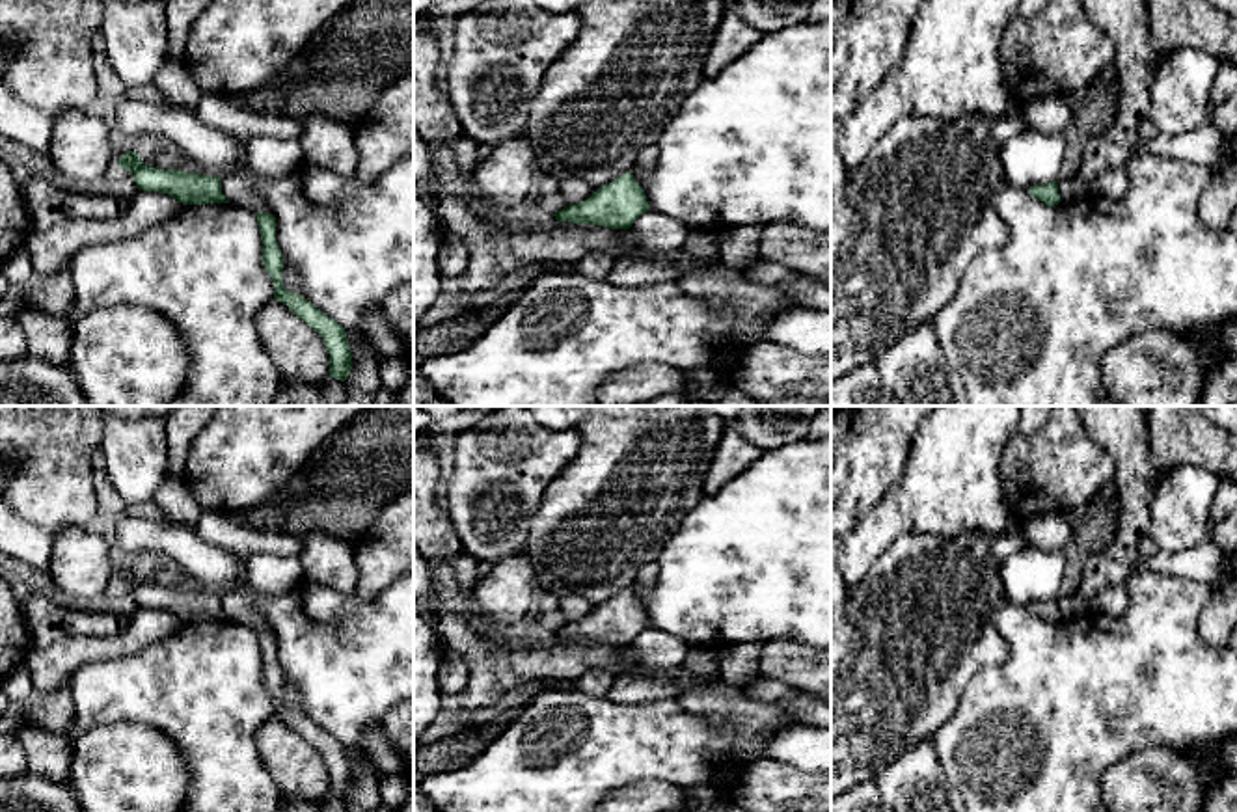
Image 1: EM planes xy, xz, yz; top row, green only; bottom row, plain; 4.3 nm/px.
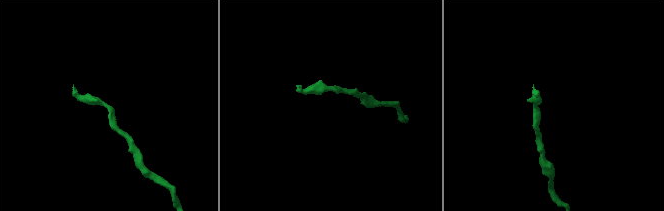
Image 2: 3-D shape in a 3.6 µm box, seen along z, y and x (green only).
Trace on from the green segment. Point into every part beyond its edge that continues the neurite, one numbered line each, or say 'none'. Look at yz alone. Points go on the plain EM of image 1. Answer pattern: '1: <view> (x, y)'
none

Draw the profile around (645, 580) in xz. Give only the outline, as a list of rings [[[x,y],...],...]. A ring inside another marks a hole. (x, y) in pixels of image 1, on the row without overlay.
[[[656,562],[645,564],[639,570],[637,579],[630,589],[637,600],[654,587],[656,575],[658,575],[658,564]]]

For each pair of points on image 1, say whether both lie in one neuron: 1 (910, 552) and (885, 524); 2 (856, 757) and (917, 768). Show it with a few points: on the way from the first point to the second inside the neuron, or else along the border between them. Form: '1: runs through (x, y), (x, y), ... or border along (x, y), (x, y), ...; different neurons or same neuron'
1: border along (941, 535), (904, 533), (869, 570); different neurons
2: border along (928, 738), (910, 744), (872, 779); different neurons

